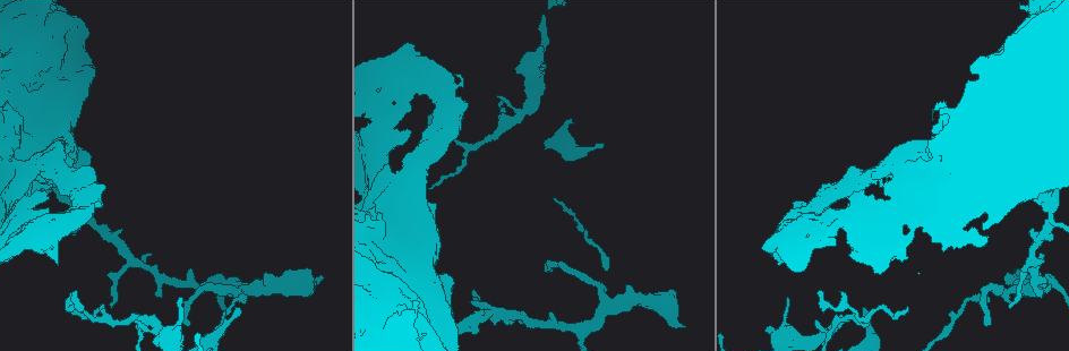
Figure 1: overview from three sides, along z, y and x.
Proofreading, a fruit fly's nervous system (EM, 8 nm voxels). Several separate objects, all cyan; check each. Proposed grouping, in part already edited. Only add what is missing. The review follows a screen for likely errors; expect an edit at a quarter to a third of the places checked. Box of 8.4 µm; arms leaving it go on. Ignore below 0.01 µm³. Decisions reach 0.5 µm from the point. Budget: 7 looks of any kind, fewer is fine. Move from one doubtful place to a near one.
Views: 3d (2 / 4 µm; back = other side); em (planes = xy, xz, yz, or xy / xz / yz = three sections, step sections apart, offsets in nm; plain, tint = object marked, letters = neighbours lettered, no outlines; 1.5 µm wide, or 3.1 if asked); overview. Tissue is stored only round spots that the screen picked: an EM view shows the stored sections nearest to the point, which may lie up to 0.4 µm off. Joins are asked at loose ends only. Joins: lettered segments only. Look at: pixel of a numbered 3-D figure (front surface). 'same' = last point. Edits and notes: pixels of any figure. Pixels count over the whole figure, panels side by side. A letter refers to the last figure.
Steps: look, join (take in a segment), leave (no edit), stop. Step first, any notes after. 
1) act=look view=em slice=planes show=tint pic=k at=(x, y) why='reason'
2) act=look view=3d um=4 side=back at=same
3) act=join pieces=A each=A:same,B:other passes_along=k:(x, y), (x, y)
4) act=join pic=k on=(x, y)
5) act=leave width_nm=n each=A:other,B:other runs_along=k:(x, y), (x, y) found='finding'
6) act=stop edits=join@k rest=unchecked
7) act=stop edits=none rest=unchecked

act=look view=em slice=planes show=tint pic=1 at=(604, 145) why='branch stops here'

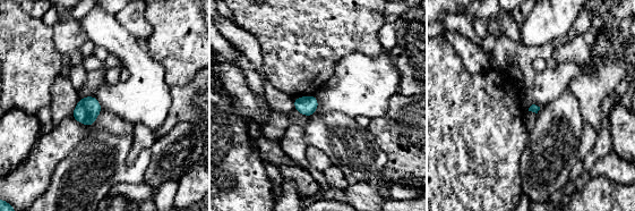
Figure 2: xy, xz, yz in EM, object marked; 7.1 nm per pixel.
act=look view=em slice=planes show=letters at=same

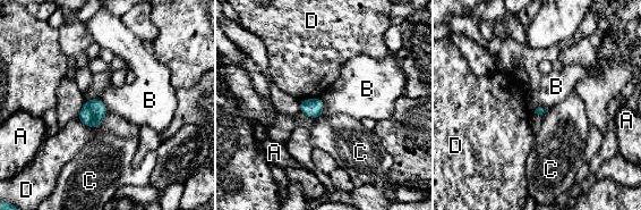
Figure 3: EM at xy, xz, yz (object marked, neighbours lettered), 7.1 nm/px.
act=leave each=A:other,B:other,C:other,D:other border=3:(319, 98), (323, 102), (321, 115) found='none of them fits'

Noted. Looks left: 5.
act=look view=3d um=2 pic=1 at=(907, 307) why='an open end'

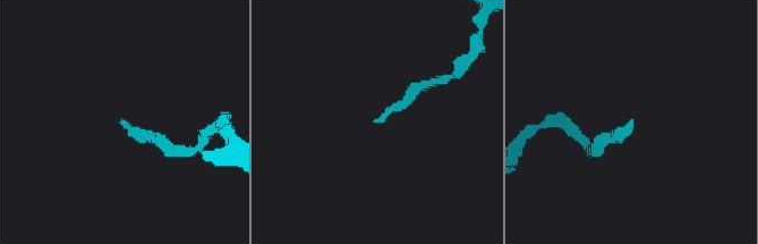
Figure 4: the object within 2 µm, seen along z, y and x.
act=look view=em slice=xy step=8 show=letters pic=4 at=(629, 121) why='need the tissue'

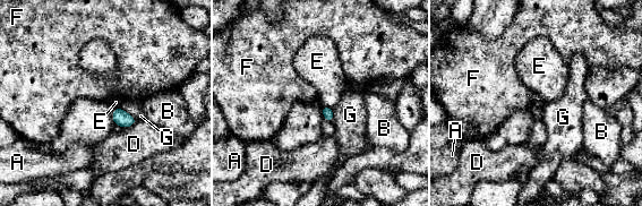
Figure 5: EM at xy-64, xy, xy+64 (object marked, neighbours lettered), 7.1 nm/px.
act=look view=em slice=planes show=letters at=same why='another direction'

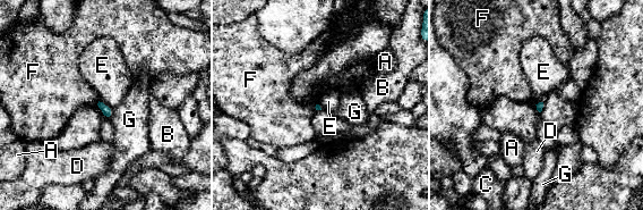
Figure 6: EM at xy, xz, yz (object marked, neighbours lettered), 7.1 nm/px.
act=leave each=A:other,B:other,C:other,D:other,E:other,F:other,G:other border=6:(99, 100), (111, 108) found='none of them fits'

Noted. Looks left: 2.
act=look view=em slice=planes show=letters pic=1 at=(794, 202) why='thick end'

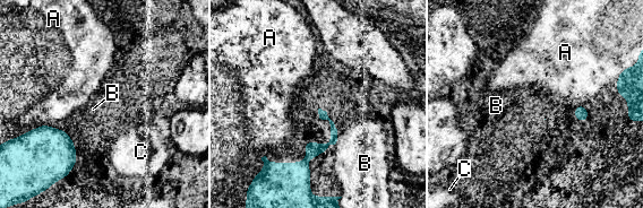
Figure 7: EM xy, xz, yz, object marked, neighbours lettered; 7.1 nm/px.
act=leave each=A:other,B:other,C:other found='none of them fits'

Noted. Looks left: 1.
act=stop edits=none rest=unchecked

